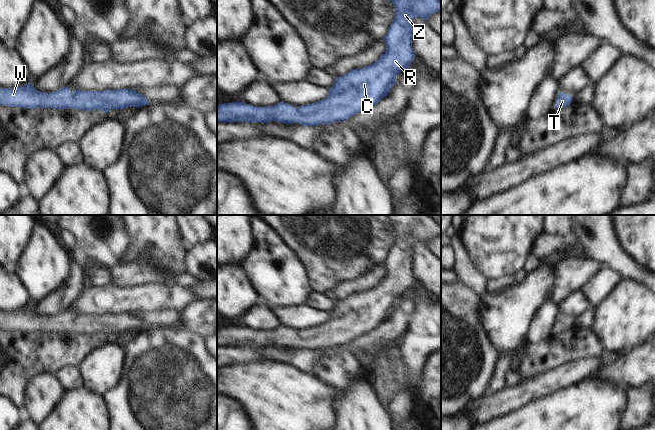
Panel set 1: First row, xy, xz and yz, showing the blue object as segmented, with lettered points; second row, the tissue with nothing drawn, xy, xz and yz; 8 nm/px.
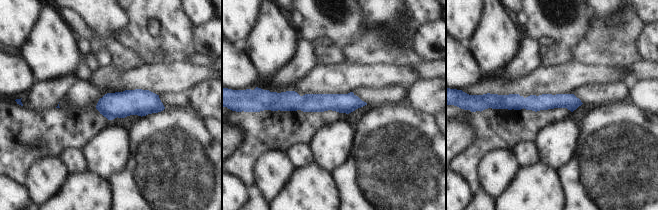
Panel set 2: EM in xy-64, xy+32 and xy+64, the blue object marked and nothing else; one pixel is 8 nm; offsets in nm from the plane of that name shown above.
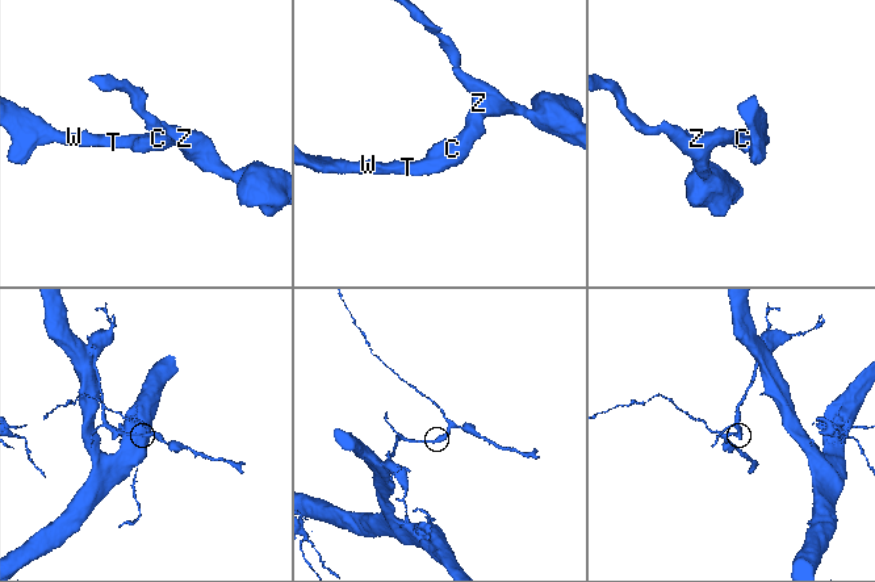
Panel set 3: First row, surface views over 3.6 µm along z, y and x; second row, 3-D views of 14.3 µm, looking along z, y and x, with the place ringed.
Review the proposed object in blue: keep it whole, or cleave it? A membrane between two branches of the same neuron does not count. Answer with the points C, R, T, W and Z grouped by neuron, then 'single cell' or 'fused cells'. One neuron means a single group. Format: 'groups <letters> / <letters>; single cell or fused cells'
groups C R T W Z; single cell

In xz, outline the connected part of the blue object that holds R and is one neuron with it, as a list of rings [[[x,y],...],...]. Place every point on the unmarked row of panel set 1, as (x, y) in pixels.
[[[387,215],[395,230],[395,242],[384,261],[386,276],[378,285],[360,293],[354,293],[347,298],[336,301],[334,309],[329,313],[329,320],[321,325],[293,331],[290,328],[280,326],[275,330],[259,331],[235,325],[217,329],[217,346],[251,346],[293,348],[295,346],[303,350],[318,350],[320,348],[332,348],[345,345],[356,337],[367,335],[375,330],[382,322],[386,321],[391,312],[396,308],[397,299],[407,294],[415,282],[412,272],[413,247],[415,241],[427,244],[436,236],[441,236],[441,226],[429,215]]]

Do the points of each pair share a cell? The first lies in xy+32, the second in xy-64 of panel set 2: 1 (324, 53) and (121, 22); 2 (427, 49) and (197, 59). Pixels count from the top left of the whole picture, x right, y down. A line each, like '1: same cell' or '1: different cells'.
1: same cell
2: different cells

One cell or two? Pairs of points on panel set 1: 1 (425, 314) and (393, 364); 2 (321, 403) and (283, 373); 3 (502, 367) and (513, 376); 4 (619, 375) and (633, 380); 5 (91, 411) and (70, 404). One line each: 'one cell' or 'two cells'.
1: two cells
2: one cell
3: two cells
4: one cell
5: one cell

